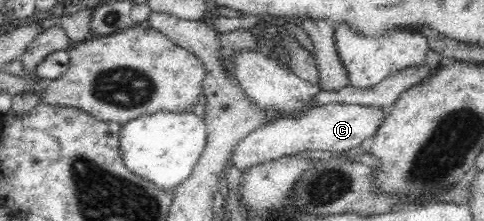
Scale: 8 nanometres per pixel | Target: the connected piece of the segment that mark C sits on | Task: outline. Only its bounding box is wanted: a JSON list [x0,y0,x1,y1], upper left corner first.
[232,103,381,170]

